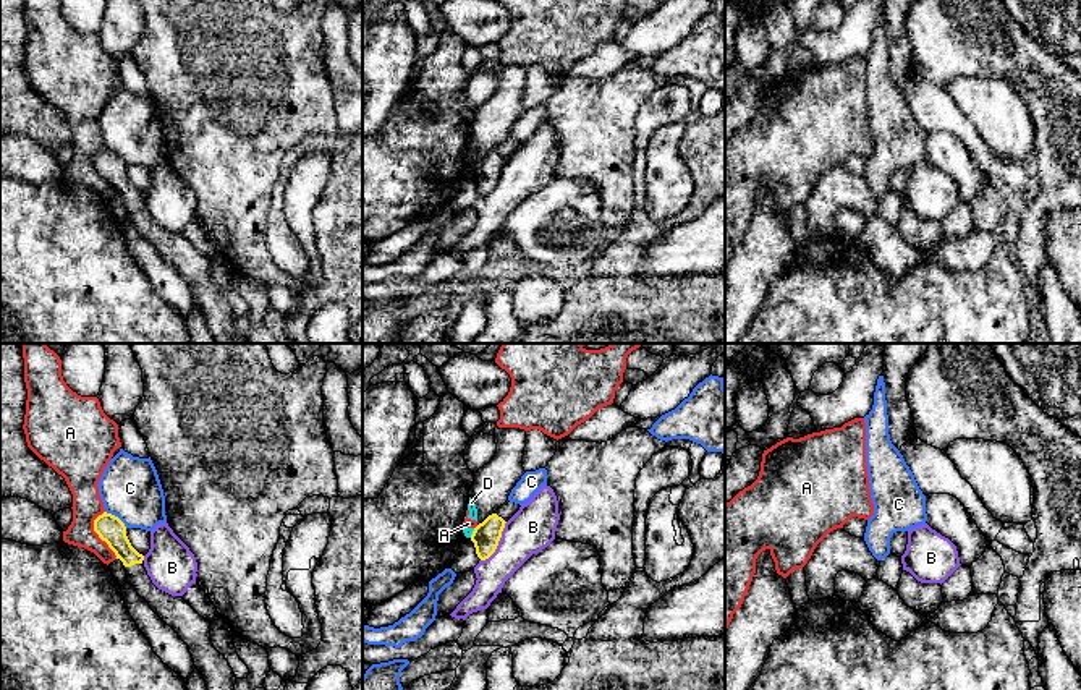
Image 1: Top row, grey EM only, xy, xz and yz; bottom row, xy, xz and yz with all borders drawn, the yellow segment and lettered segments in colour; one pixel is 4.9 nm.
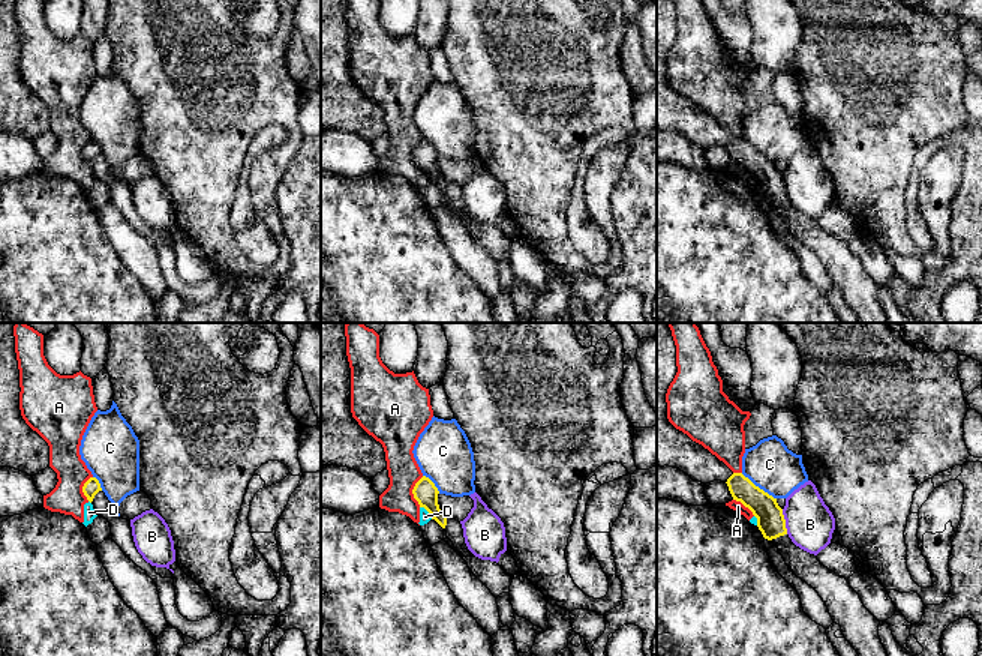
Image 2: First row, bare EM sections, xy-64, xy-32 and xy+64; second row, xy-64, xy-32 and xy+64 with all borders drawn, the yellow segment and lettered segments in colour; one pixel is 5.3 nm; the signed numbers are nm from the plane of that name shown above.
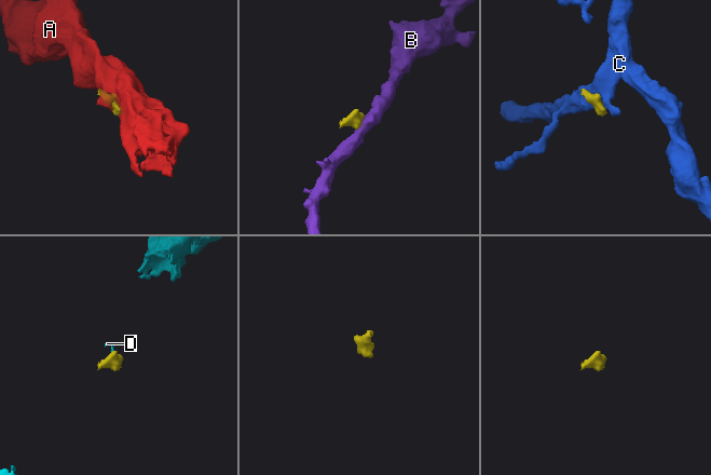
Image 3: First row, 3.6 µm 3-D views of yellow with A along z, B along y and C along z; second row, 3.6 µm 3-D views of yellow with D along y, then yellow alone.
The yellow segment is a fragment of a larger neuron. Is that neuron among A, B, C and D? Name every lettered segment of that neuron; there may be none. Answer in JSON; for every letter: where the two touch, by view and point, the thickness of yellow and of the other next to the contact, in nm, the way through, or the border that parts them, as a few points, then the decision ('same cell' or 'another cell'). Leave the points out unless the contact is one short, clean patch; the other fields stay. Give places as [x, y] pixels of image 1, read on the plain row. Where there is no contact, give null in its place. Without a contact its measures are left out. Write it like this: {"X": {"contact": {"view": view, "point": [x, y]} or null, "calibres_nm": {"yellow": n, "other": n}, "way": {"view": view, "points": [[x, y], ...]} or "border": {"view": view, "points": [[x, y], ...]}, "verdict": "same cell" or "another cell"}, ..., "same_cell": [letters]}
{"A": {"contact": {"view": "xy", "point": [96, 169]}, "calibres_nm": {"yellow": 140, "other": 150}, "border": {"view": "xy", "points": [[104, 148], [94, 157], [94, 169], [117, 193]]}, "verdict": "another cell"}, "B": {"contact": {"view": "xz", "point": [497, 180]}, "calibres_nm": {"yellow": 140, "other": 220}, "border": {"view": "xz", "points": [[507, 159], [497, 185], [481, 198]]}, "verdict": "another cell"}, "C": {"contact": {"view": "xy", "point": [117, 154]}, "calibres_nm": {"yellow": 140, "other": 300}, "border": {"view": "xy", "points": [[105, 148], [127, 164]]}, "verdict": "another cell"}, "D": {"contact": {"view": "xz", "point": [473, 170]}, "calibres_nm": {"yellow": 140, "other": 50}, "border": {"view": "xz", "points": [[474, 166], [470, 174]]}, "verdict": "another cell"}, "same_cell": []}

